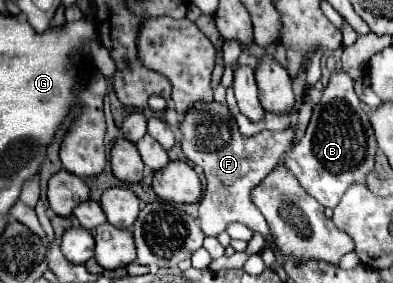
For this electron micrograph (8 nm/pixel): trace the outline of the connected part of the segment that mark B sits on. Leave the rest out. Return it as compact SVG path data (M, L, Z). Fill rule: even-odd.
M339 69L331 75L321 101L313 107L305 137L285 157L285 165L311 197L315 197L323 207L333 209L349 185L365 183L365 177L375 167L377 151L373 127L363 103L353 91L353 79Z

